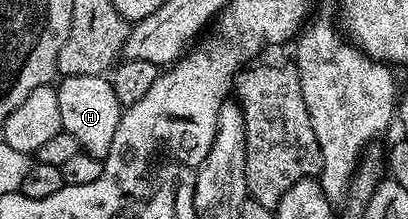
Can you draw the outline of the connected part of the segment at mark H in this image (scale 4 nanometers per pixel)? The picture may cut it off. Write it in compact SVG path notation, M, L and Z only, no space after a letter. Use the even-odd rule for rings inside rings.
M99 74L71 76L62 77L56 83L56 87L62 131L75 136L84 153L104 160L107 152L111 152L111 140L115 140L115 132L119 128L119 120L123 113L119 96L115 96L112 81Z

